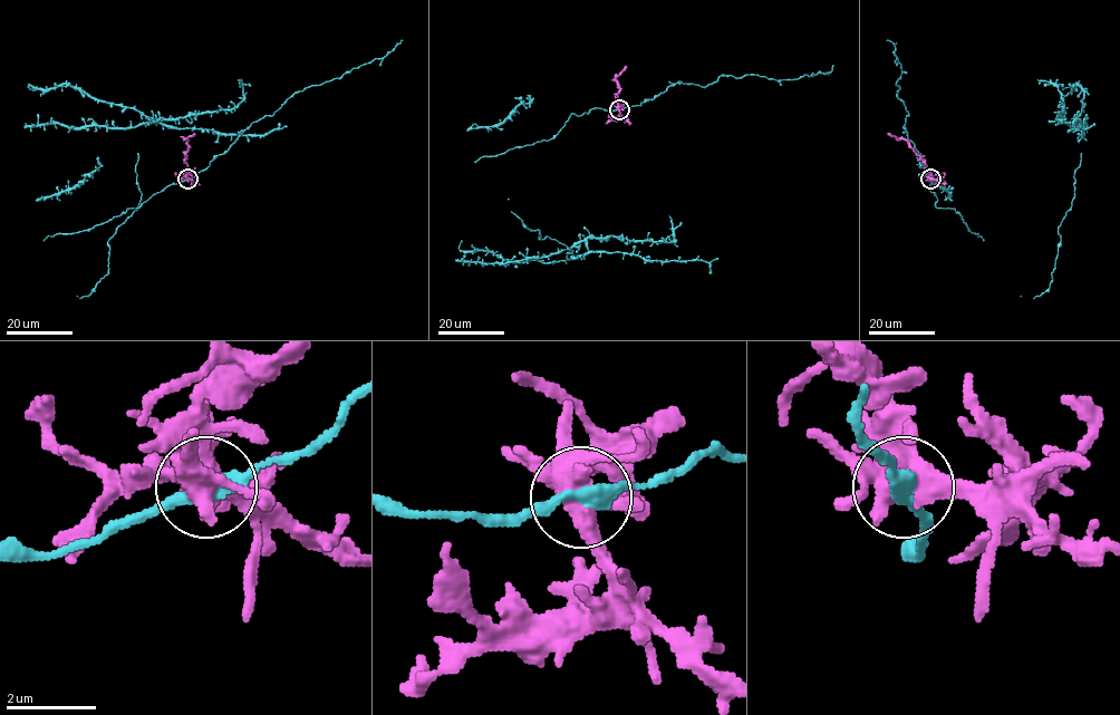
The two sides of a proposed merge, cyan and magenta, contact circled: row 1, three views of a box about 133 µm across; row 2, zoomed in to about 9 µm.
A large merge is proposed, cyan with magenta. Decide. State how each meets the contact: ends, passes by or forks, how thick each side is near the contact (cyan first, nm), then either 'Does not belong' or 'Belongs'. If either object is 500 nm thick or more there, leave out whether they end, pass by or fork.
At the ring cyan passes by. At the ring magenta forks. Thickness 320 nm (cyan) against 480 nm. Does not belong

